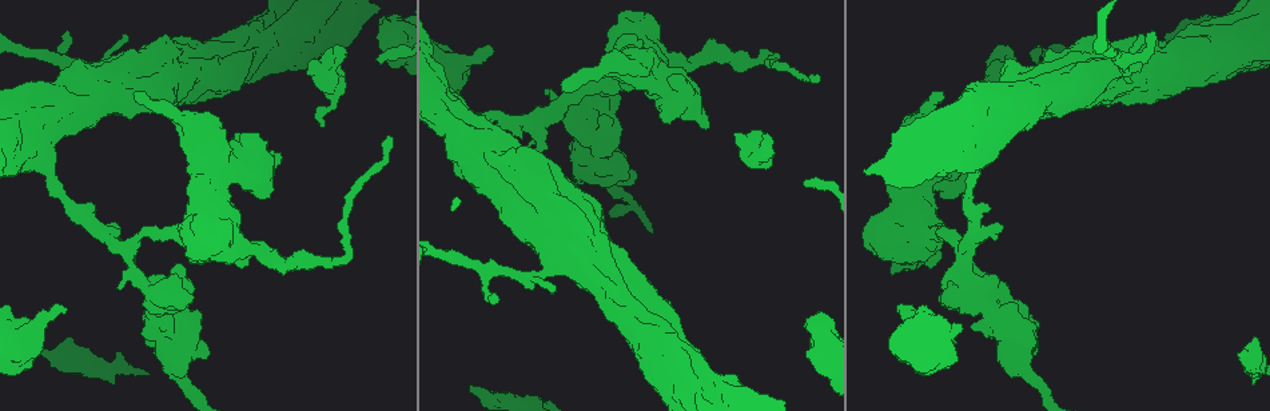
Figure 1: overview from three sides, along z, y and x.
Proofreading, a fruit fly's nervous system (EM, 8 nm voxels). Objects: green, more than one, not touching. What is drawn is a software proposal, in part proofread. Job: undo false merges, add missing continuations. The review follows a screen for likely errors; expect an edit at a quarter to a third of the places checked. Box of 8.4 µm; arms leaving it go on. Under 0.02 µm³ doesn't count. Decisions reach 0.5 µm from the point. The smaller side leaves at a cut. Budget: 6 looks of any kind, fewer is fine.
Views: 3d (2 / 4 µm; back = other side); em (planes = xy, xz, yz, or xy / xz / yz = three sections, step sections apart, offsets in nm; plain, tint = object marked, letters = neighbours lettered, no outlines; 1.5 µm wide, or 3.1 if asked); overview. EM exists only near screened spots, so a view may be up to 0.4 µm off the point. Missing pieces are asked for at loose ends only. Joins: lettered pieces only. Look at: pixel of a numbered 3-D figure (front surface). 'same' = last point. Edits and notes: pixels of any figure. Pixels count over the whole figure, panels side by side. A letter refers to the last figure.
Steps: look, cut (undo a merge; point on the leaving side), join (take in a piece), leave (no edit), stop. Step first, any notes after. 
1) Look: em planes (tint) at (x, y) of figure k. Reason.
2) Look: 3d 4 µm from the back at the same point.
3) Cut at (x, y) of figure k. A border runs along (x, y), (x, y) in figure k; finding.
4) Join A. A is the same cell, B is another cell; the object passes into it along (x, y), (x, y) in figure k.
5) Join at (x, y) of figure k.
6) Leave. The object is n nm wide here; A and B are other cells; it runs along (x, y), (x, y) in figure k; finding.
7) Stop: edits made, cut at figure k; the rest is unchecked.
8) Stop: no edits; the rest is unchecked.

Look: em 3.1 µm yz step 8 (letters) at (995, 50) of figure 1. An open end.

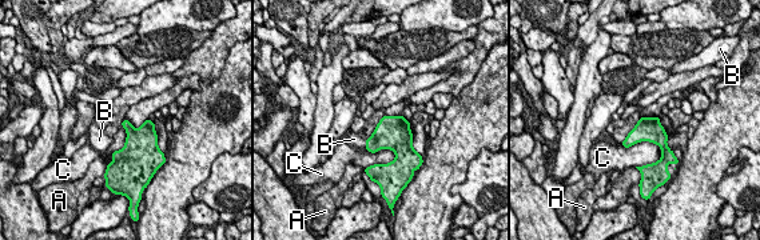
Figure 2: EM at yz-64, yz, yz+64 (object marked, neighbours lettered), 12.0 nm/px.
Look: em 3.1 µm planes (letters) at the same point.

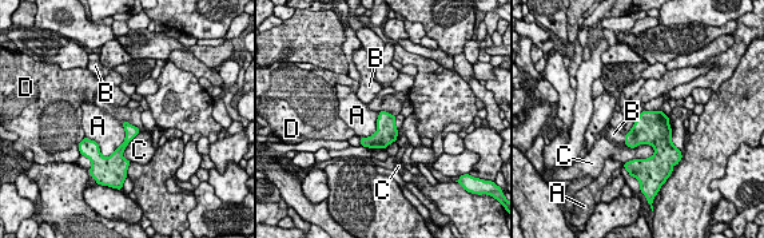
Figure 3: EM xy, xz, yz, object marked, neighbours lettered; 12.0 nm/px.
Join B. B is the same cell, A, C and D are other cells; the object passes into it along (644, 131), (625, 139), (613, 134) in figure 3; the neuron continues.

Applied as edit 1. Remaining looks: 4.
Look: em planes (letters) at (497, 301) of figure 1. An open end.

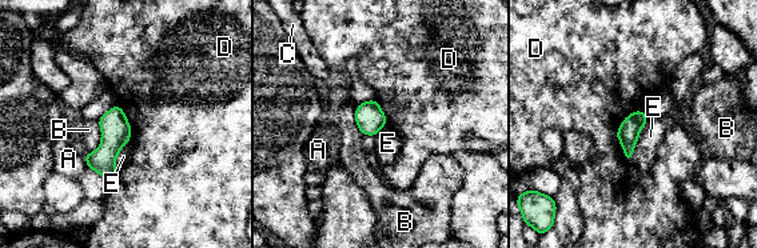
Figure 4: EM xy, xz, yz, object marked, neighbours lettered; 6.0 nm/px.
Leave. The object is 130 nm wide here; the longest contact is with D, 340 nm; A, B, C, D and E are other cells; no lettered piece goes on from it.

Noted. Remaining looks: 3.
Look: em planes (letters) at (42, 353) of figure 1. An open end.

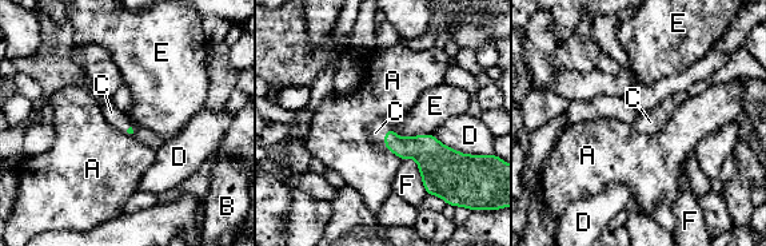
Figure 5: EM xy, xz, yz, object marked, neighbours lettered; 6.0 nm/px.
Join C. C is the same cell, A, B, D, E and F are other cells; the object passes into it along (425, 149), (385, 138), (375, 133) in figure 5; the neuron continues.

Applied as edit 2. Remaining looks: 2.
Stop: edits made, join at figure 3, join at figure 5; the rest is unchecked.

